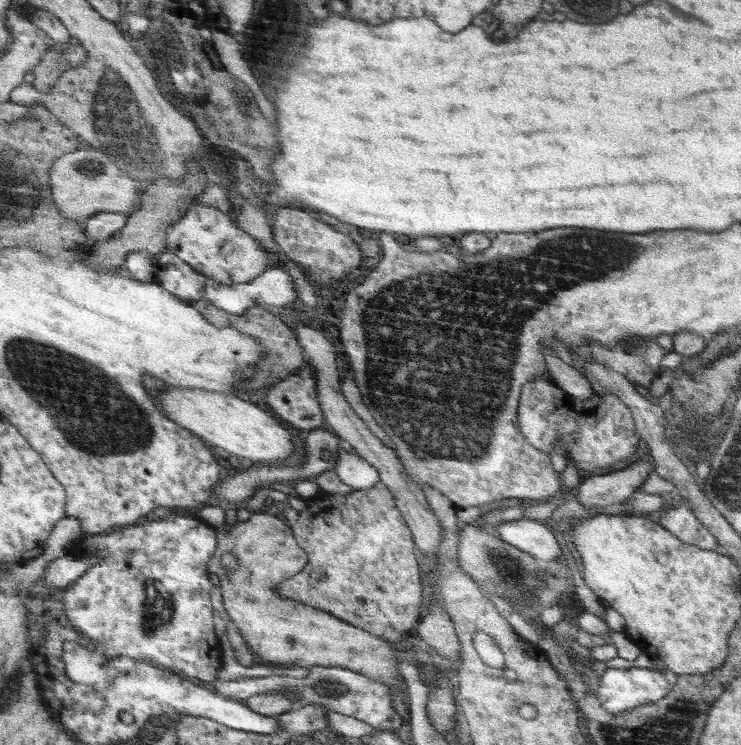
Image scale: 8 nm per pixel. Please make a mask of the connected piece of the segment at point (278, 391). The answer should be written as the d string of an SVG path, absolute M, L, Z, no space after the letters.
M304 362L294 375L271 386L265 400L268 408L292 428L308 432L319 428L325 420L316 376L309 362Z

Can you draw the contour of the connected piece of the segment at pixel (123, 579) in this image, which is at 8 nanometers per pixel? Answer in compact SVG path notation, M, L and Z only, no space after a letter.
M170 514L163 518L146 519L139 524L130 526L124 532L115 532L102 535L88 535L82 541L86 544L86 556L99 554L101 560L98 564L90 567L87 573L82 575L80 580L71 584L66 589L66 613L74 628L81 632L86 632L90 638L94 640L102 640L102 648L98 648L98 652L102 652L106 658L114 658L116 656L132 656L138 660L146 660L146 662L158 662L160 667L174 668L176 672L182 672L189 677L199 678L203 681L214 681L218 670L220 670L220 652L219 638L214 634L214 620L212 620L212 604L210 604L210 588L212 582L208 580L208 562L213 557L216 550L216 532L212 528L208 528L206 524L198 522L198 517L186 517Z

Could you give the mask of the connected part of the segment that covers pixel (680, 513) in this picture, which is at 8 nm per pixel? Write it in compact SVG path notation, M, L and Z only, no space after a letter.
M673 505L667 507L666 512L660 517L659 524L688 544L696 545L701 549L723 552L722 546L705 529L705 526L698 522L689 506Z

